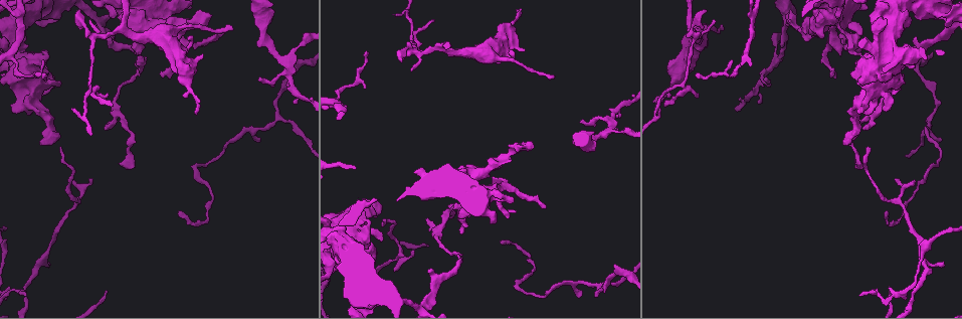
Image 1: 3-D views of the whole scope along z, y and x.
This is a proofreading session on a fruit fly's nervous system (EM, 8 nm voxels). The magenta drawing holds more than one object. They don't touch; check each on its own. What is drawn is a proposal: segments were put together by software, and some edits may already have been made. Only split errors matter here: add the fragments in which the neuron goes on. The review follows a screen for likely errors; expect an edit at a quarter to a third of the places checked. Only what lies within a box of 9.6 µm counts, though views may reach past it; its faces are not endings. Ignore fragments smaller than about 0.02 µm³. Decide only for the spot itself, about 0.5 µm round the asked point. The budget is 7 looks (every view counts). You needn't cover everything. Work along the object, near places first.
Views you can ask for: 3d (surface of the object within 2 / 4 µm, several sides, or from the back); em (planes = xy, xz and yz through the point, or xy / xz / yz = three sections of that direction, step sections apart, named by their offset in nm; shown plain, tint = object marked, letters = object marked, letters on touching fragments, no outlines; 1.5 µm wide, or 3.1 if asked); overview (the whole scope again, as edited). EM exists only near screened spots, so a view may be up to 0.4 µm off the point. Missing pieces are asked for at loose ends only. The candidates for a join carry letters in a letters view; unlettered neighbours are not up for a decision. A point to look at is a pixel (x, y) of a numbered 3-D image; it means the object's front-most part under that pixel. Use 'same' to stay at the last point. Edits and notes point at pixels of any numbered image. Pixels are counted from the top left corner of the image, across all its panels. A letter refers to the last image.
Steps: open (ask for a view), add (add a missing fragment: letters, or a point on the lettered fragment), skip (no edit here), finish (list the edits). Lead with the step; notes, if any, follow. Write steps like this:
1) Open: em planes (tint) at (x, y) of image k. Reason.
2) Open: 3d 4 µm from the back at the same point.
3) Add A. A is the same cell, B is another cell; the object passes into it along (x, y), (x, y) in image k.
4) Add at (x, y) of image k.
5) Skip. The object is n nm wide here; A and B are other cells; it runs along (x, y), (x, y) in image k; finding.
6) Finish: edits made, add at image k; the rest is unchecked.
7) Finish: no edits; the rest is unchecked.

Open: 3d 4 µm from the back at (915, 182) of image 1.

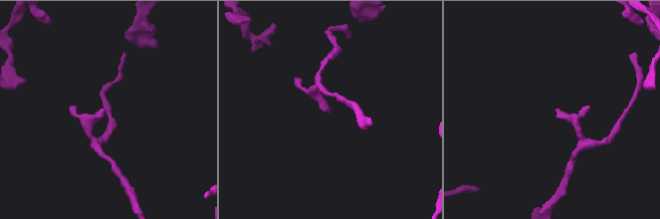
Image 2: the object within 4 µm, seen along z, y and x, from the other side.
Open: em xy step 4 (letters) at (105, 109) of image 2.

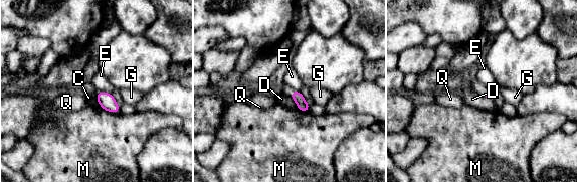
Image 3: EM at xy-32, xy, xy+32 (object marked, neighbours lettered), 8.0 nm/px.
Open: em planes (letters) at the same point.

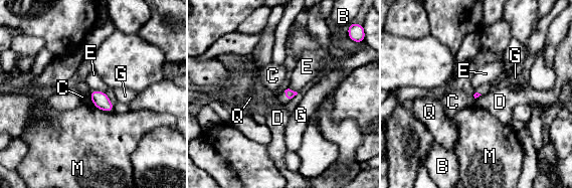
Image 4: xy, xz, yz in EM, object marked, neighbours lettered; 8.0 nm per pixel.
Skip. B, C, D, E, G, M and Q are other cells; a border runs along (88, 96), (92, 104) in image 4; no lettered fragment goes on from it.

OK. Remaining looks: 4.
Open: em planes (letters) at (108, 94) of image 1. Thin end.

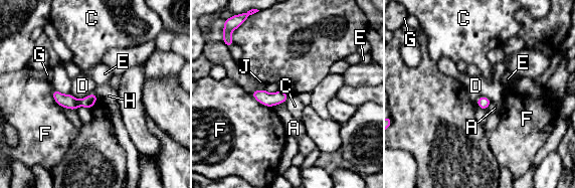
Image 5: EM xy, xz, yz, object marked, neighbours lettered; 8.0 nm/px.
Skip. The object is 90 nm wide here; A, C, D, E, F, G, H and J are other cells; a border runs along (94, 91), (99, 100) in image 5; none of them fits.

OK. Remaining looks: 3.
Open: 3d 4 µm from the back at (850, 32) of image 1. Free end.

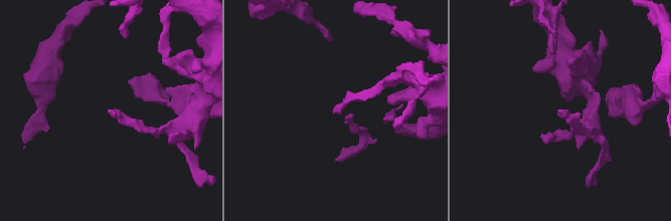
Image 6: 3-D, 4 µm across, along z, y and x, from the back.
Open: em yz step 4 (tint) at (109, 109) of image 6. Need the tissue.

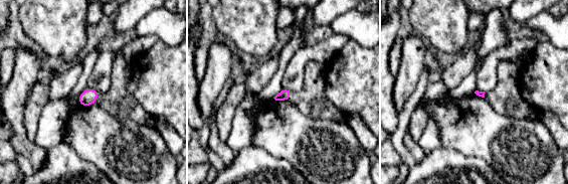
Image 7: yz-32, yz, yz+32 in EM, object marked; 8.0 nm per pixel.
Open: em planes (letters) at the same point. Another direction.

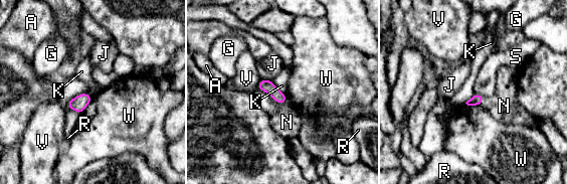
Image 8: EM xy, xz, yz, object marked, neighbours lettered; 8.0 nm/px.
Add N. N is the same cell, A, G, J, K, R, S, V and W are other cells; the neuron continues.

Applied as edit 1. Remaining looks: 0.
Finish: edits made, add at image 8; the rest is unchecked.

